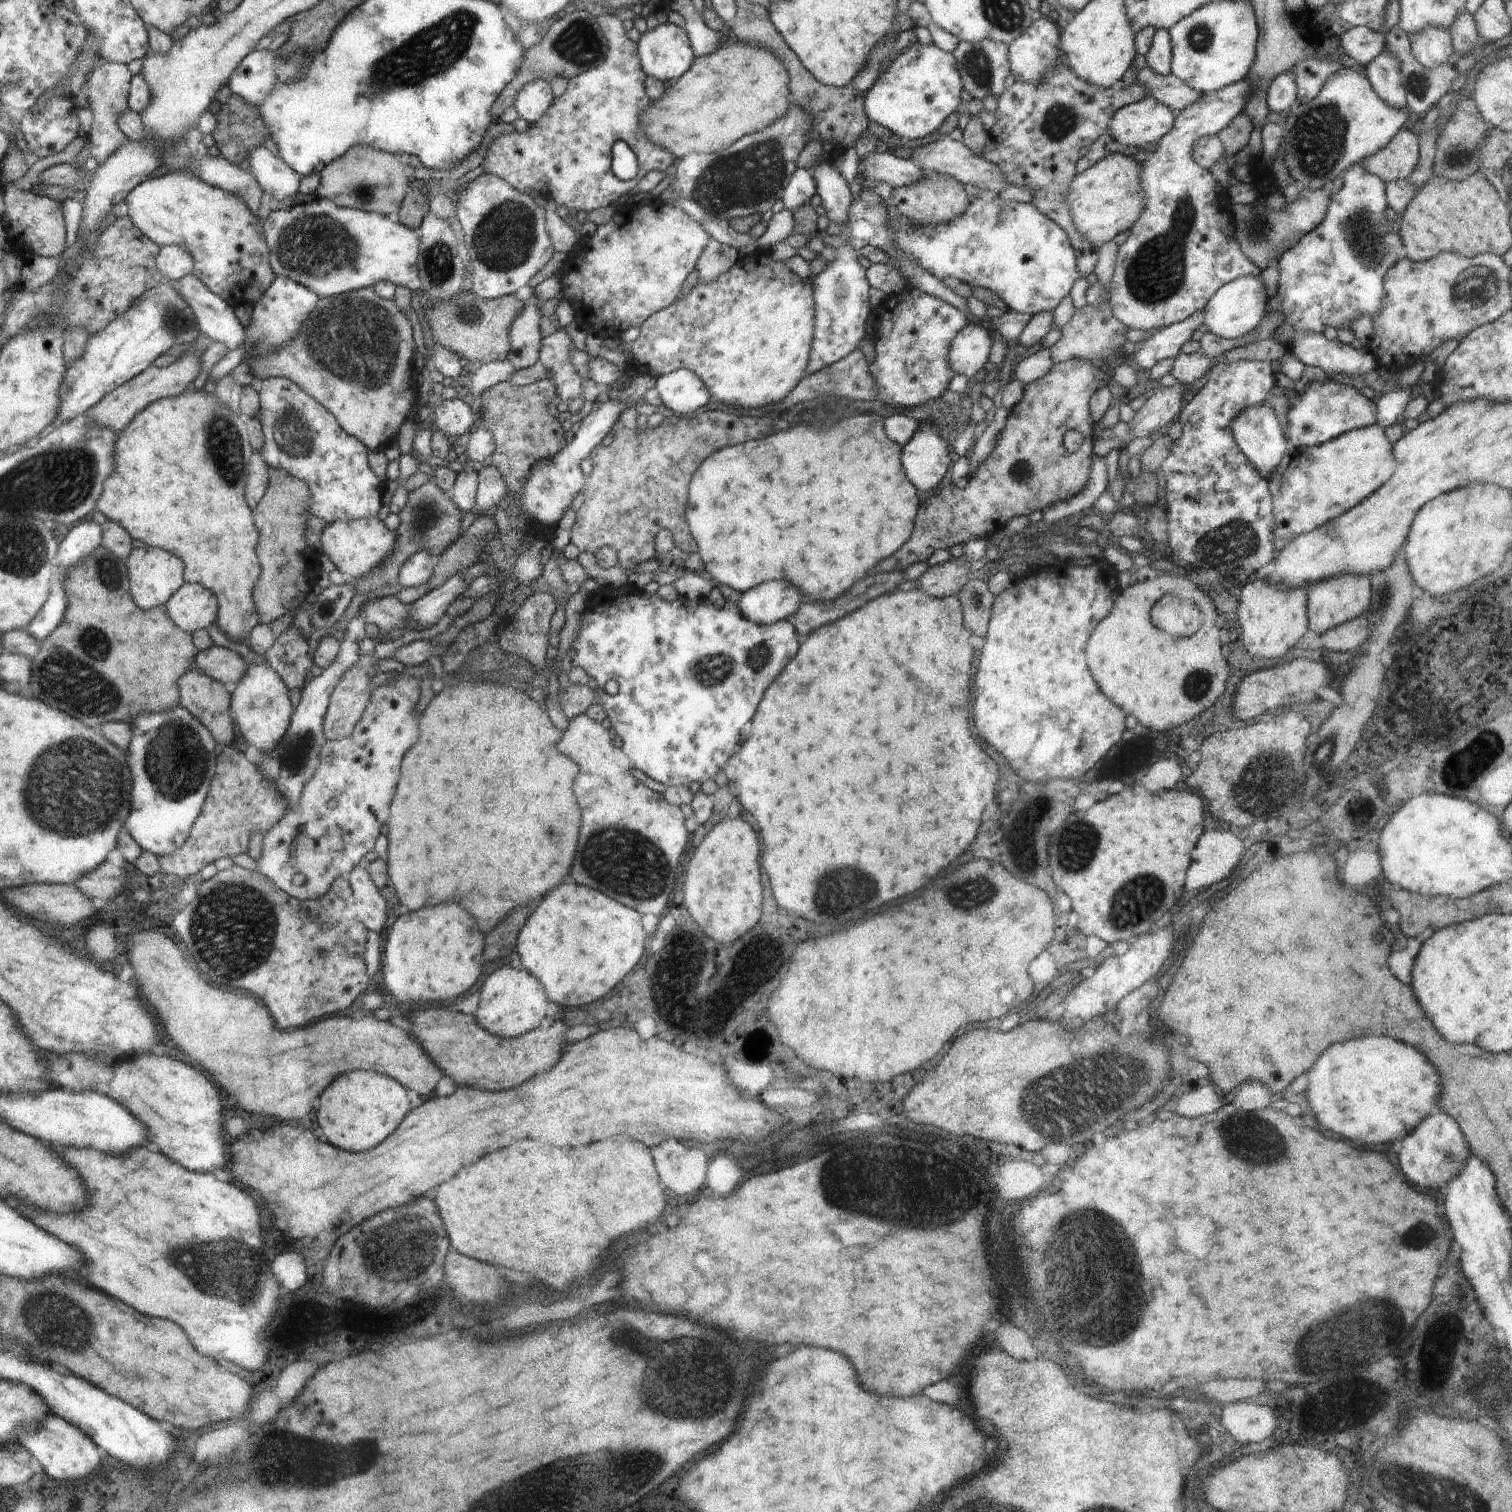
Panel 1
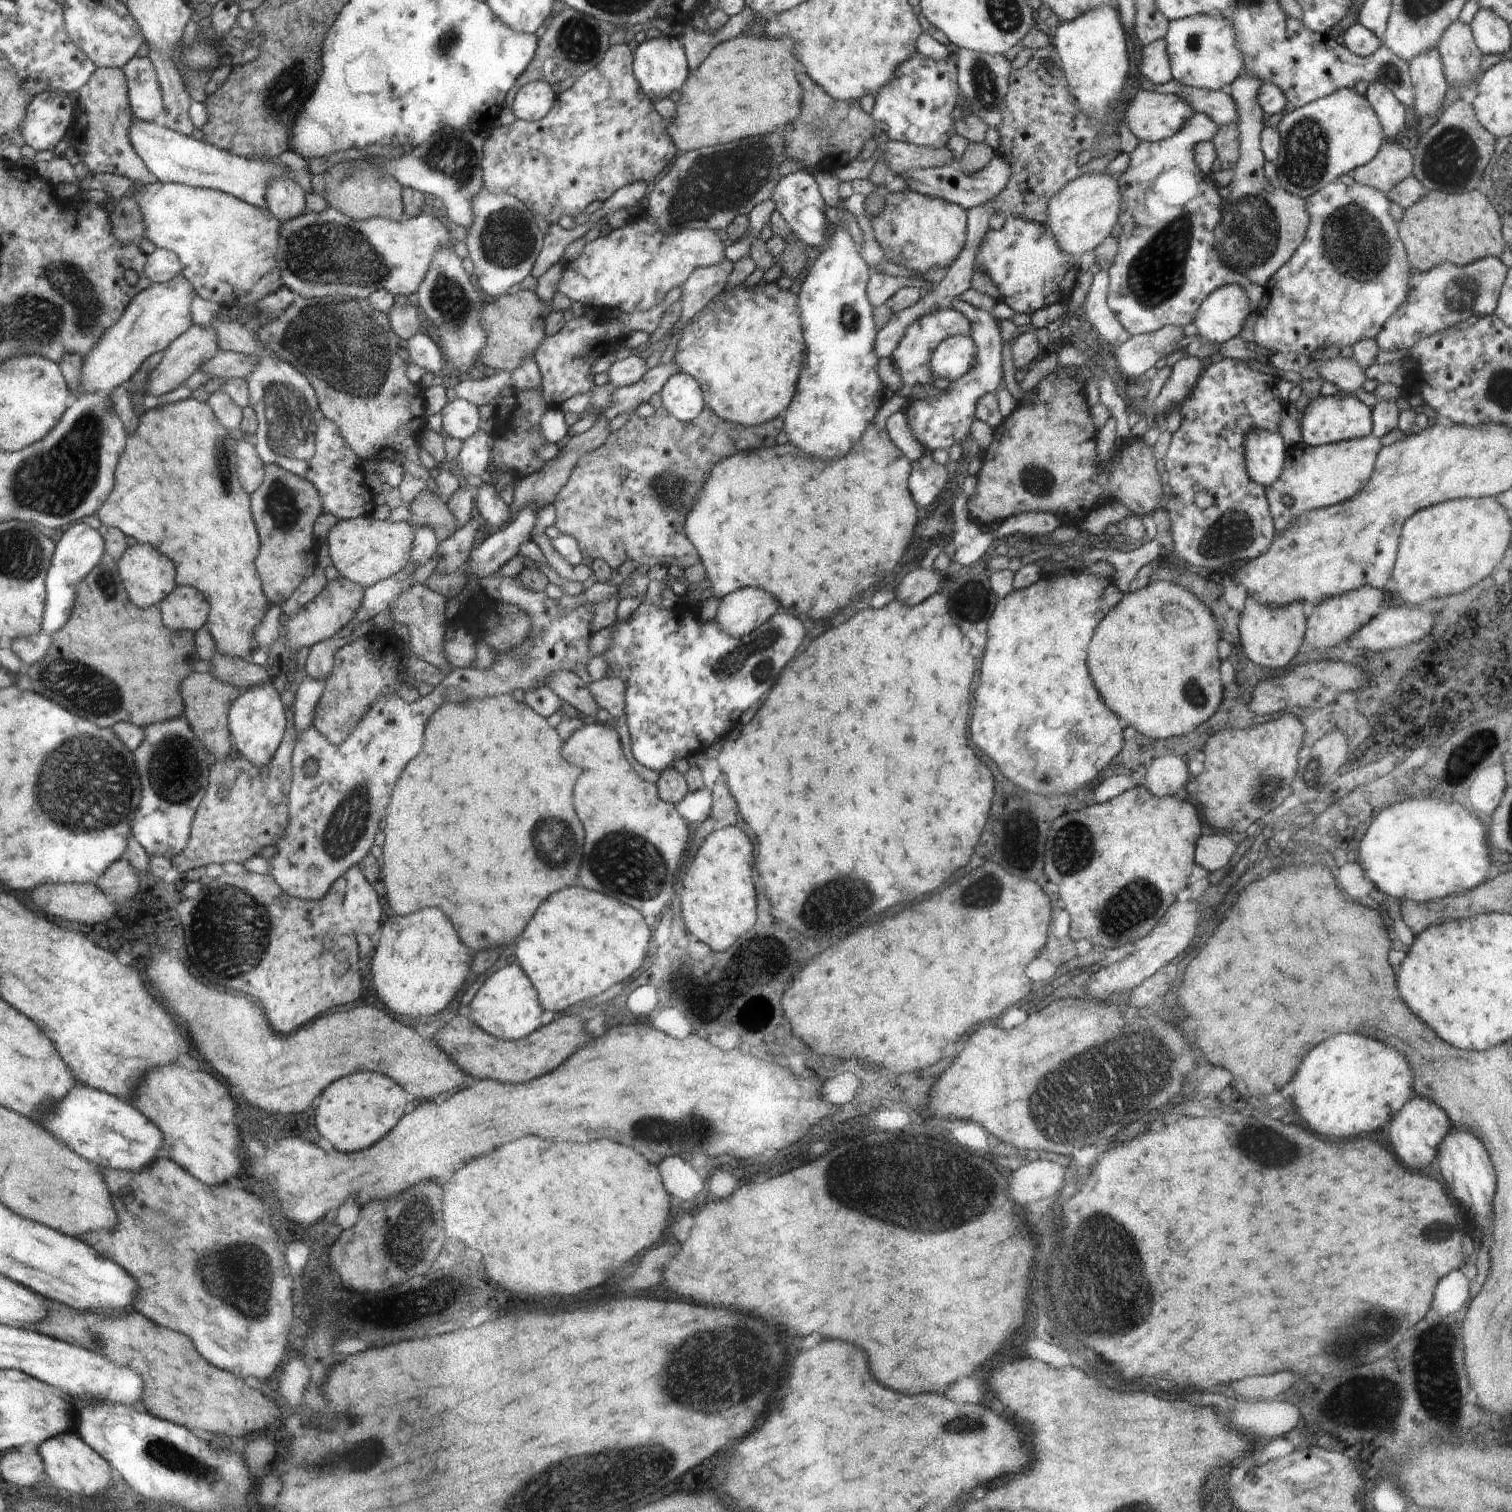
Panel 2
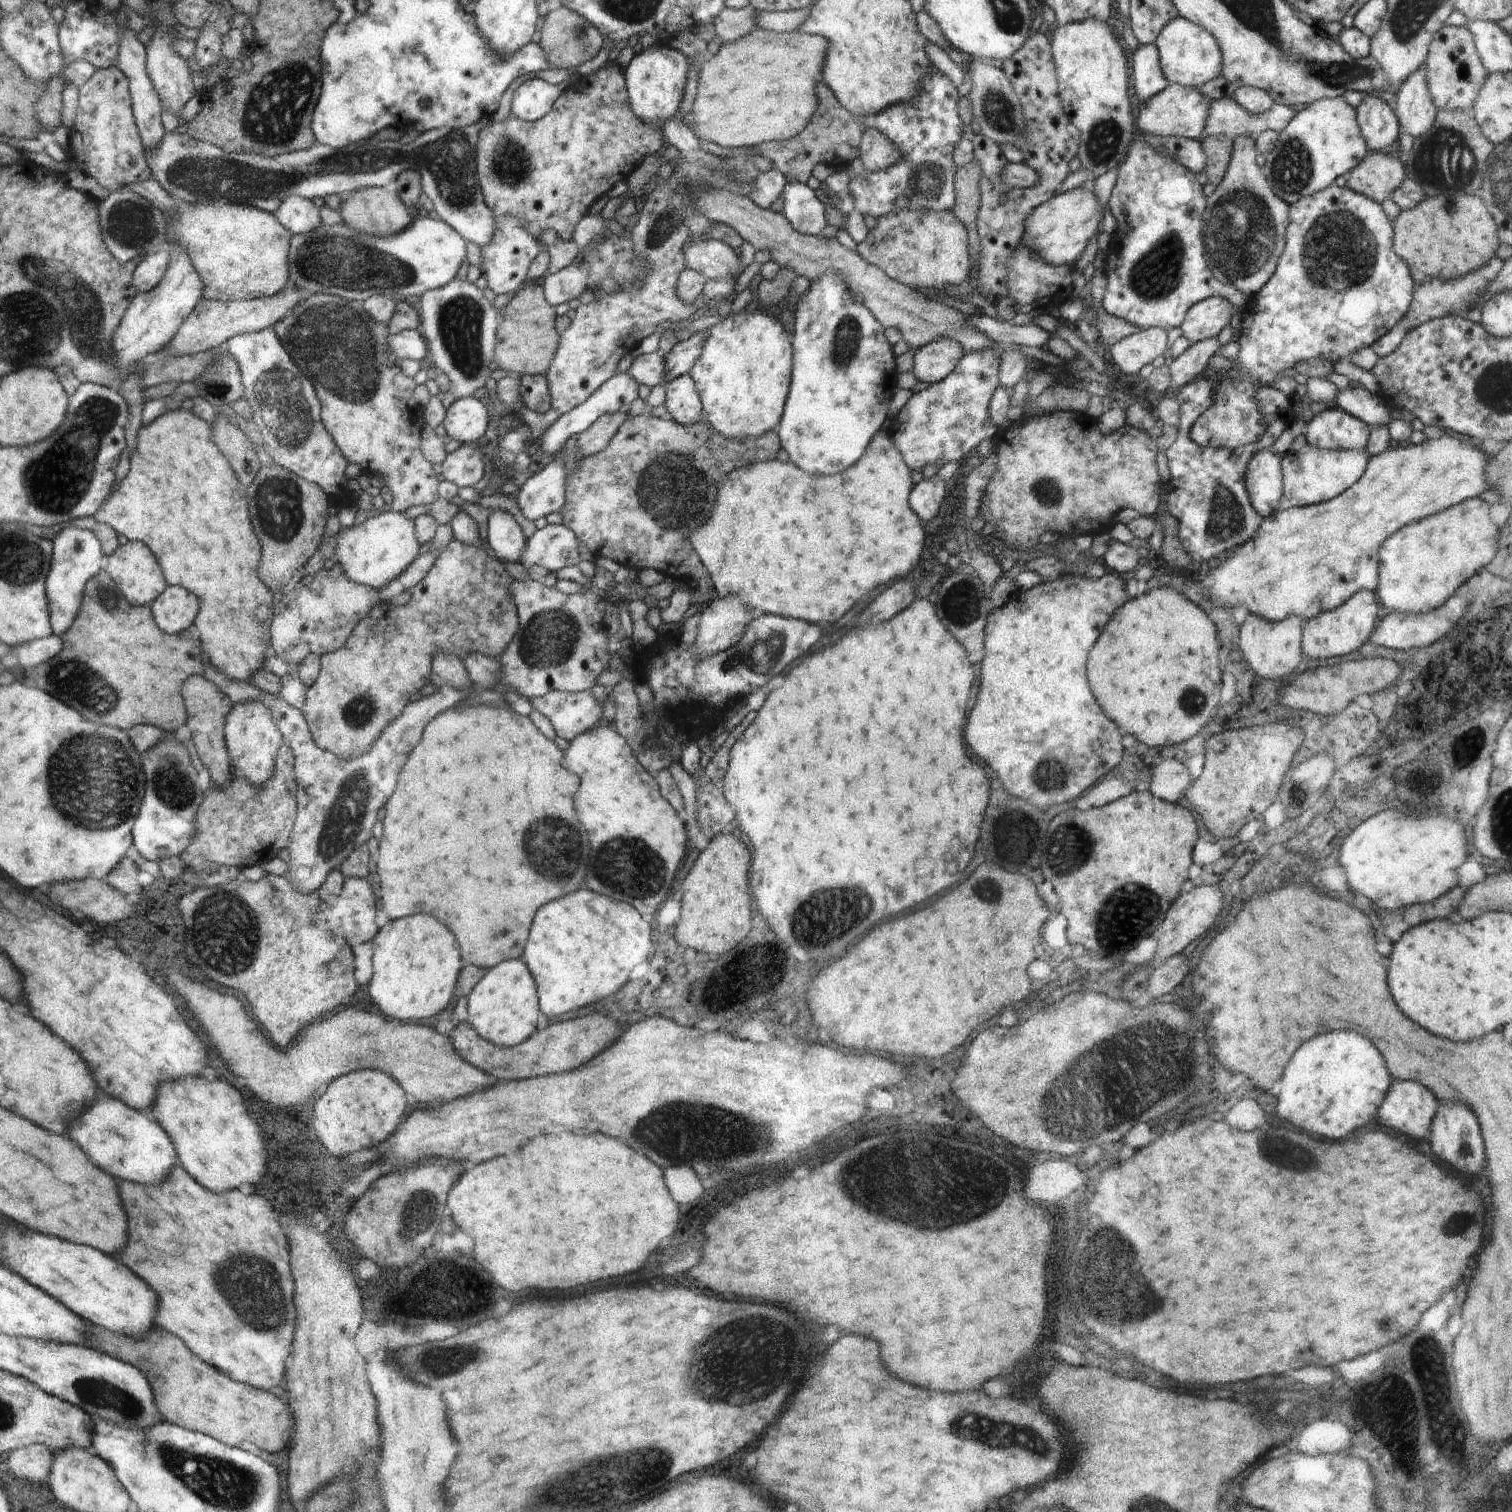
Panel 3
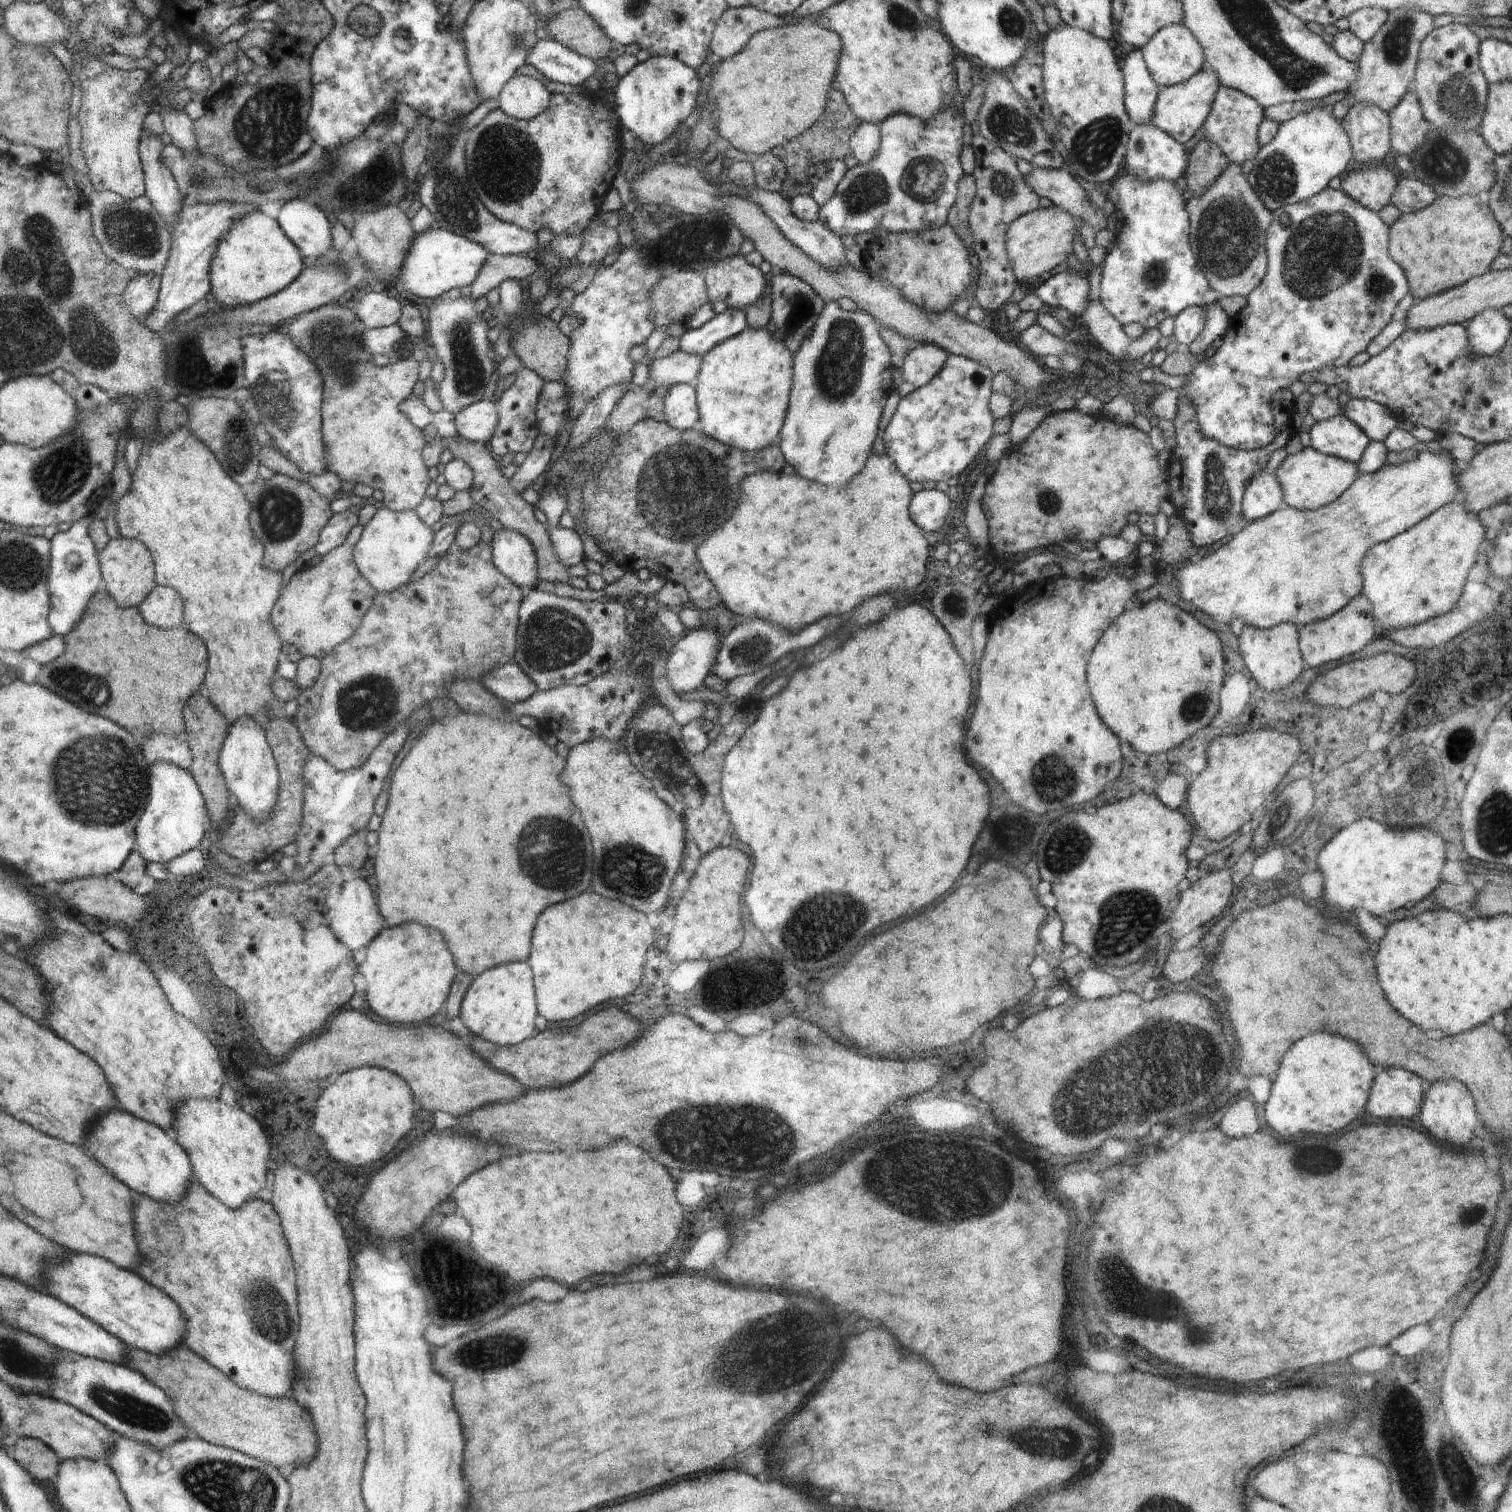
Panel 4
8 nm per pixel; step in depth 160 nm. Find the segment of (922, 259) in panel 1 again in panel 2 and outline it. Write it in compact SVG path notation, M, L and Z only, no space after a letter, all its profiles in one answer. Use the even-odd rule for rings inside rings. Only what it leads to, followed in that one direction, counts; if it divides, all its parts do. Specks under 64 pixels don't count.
M1015 216L1005 217L1000 230L988 229L976 251L976 265L997 286L1000 301L1016 314L1031 315L1054 302L1066 304L1064 298L1071 296L1072 284L1080 273L1076 258L1061 247L1048 227Z

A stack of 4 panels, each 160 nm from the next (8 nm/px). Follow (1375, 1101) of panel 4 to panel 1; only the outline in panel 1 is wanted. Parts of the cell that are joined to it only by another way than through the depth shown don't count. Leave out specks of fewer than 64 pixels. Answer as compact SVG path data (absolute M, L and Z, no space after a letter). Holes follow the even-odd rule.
M1442 1110L1430 1113L1430 1116L1427 1116L1408 1136L1401 1140L1401 1144L1402 1150L1398 1154L1400 1168L1408 1176L1408 1180L1420 1188L1440 1190L1444 1184L1456 1178L1464 1170L1468 1156L1470 1156L1470 1148L1468 1148L1466 1138L1462 1136L1462 1132L1458 1134L1458 1124Z

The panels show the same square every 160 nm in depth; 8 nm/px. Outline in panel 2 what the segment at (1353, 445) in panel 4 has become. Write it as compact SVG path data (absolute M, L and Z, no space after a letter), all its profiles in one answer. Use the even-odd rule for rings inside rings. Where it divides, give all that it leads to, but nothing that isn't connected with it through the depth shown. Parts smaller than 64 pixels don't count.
M1320 394L1316 399L1311 400L1303 410L1299 426L1302 442L1311 447L1317 447L1368 436L1373 429L1371 409L1352 395L1340 397L1337 394L1329 396Z

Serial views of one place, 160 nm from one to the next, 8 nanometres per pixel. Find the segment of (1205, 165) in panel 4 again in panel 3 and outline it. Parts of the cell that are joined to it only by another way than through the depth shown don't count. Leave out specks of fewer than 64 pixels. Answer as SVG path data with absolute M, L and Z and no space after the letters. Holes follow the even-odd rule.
M1212 135L1203 140L1202 146L1207 156L1205 172L1209 182L1218 186L1224 178L1233 151L1233 139L1226 135Z

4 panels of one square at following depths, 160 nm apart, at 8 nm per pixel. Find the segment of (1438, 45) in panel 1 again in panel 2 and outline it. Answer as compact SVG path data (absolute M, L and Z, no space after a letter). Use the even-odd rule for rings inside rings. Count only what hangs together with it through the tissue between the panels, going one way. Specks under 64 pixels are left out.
M1438 47L1421 52L1409 62L1409 75L1415 88L1416 117L1436 114L1443 108L1449 86Z

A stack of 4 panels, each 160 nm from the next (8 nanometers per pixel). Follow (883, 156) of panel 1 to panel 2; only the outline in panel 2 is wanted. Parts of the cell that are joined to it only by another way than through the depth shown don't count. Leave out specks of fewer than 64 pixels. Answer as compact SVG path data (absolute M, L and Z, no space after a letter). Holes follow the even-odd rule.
M996 156L982 170L974 174L966 174L957 165L913 169L904 172L904 174L900 173L900 176L903 176L912 191L954 202L967 211L994 200L1003 191L1003 188L1006 188L1010 175L1011 166L1005 160Z

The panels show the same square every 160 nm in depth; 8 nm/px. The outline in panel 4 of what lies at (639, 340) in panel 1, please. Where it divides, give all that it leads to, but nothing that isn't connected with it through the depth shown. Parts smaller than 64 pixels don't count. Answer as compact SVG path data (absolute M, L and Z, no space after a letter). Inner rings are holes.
M771 327L746 330L714 347L702 358L693 387L697 389L702 432L722 444L756 452L770 446L782 430L792 386L792 354L774 340Z

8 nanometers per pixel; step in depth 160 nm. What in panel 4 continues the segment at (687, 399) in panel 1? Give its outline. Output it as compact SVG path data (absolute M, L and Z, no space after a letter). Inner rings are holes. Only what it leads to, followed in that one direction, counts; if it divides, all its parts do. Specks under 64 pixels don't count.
M673 385L664 398L665 422L678 431L692 429L698 418L701 418L700 409L696 406L696 396L693 385Z

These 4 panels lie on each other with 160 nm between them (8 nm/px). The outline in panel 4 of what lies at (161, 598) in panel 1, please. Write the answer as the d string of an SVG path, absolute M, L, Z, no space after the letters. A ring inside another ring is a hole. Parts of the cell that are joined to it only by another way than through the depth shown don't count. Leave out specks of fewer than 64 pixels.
M122 536L110 539L97 557L105 584L104 588L122 608L139 606L158 585L152 553L142 541Z

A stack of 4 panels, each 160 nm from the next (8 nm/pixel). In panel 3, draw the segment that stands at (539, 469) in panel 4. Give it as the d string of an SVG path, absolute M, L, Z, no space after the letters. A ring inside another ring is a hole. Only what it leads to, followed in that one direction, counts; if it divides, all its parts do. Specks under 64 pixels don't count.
M618 373L601 384L582 404L565 412L541 434L539 442L545 453L556 454L568 438L578 436L585 431L597 418L603 414L614 414L627 408L633 400L639 397L639 384L627 373Z

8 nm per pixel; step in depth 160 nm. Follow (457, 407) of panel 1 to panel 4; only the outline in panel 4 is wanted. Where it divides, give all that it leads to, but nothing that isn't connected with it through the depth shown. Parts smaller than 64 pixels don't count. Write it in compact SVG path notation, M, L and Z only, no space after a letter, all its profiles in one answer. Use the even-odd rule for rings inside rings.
M482 399L454 415L454 424L459 436L485 445L497 431L499 419L494 404Z

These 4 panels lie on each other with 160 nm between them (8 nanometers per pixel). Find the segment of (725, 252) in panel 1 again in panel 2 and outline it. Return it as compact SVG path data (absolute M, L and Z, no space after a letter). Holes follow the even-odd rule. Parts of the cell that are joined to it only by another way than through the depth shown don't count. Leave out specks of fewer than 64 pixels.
M724 258L712 266L697 268L685 285L680 288L683 300L681 318L690 320L698 314L712 298L724 291L732 274L734 262Z

